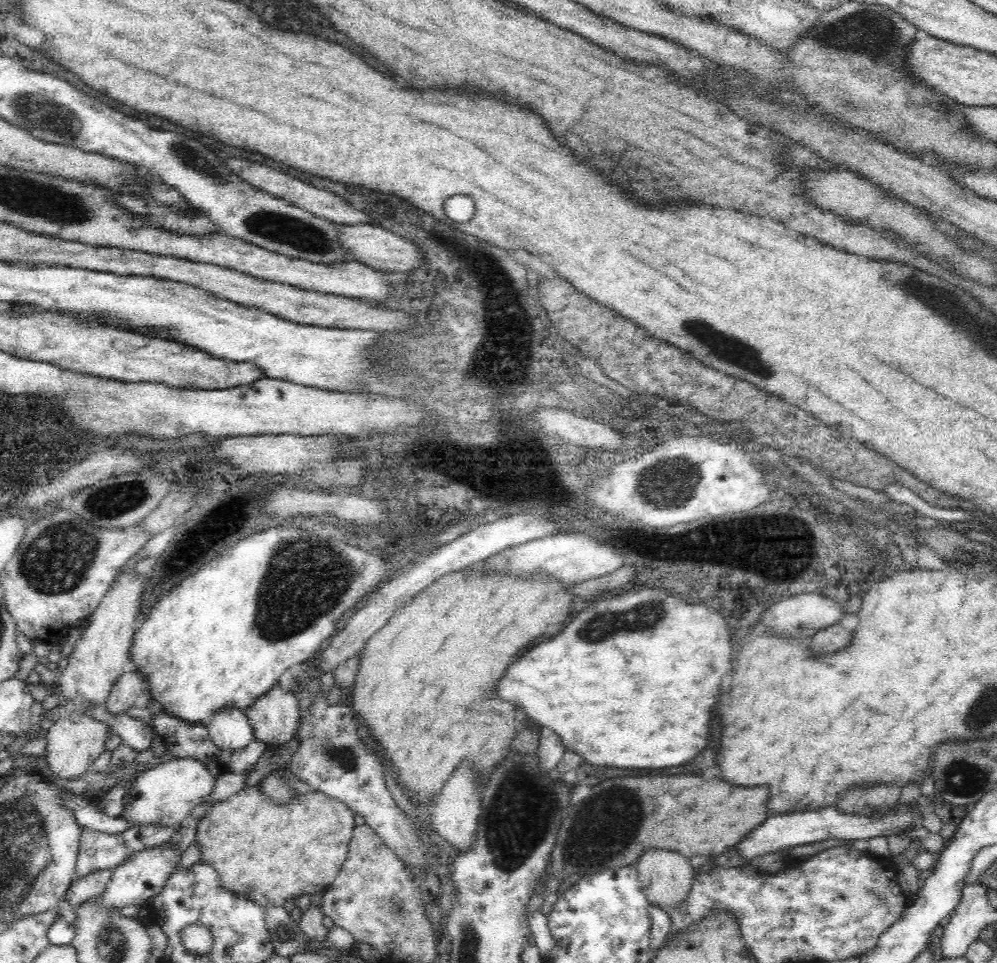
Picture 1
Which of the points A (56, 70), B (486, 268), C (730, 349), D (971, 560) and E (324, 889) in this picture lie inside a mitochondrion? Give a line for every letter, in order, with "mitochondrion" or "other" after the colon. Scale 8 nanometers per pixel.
A: other
B: mitochondrion
C: mitochondrion
D: other
E: other

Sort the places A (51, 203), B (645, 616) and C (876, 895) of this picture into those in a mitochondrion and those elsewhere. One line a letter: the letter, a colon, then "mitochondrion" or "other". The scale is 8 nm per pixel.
A: mitochondrion
B: mitochondrion
C: mitochondrion

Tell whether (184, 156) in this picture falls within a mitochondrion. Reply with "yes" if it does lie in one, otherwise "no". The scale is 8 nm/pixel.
yes

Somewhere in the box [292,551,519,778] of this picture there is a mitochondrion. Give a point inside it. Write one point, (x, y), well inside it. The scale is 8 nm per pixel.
(343, 757)

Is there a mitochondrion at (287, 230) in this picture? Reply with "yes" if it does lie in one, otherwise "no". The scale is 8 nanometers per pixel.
yes

